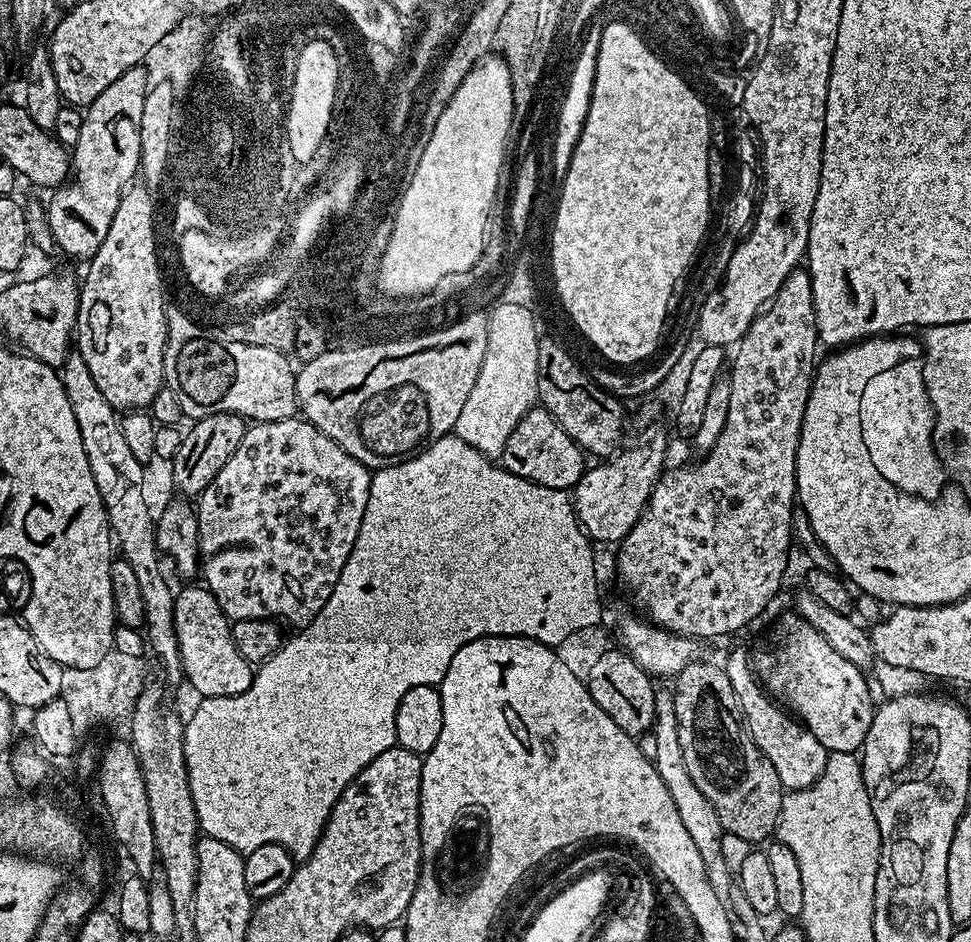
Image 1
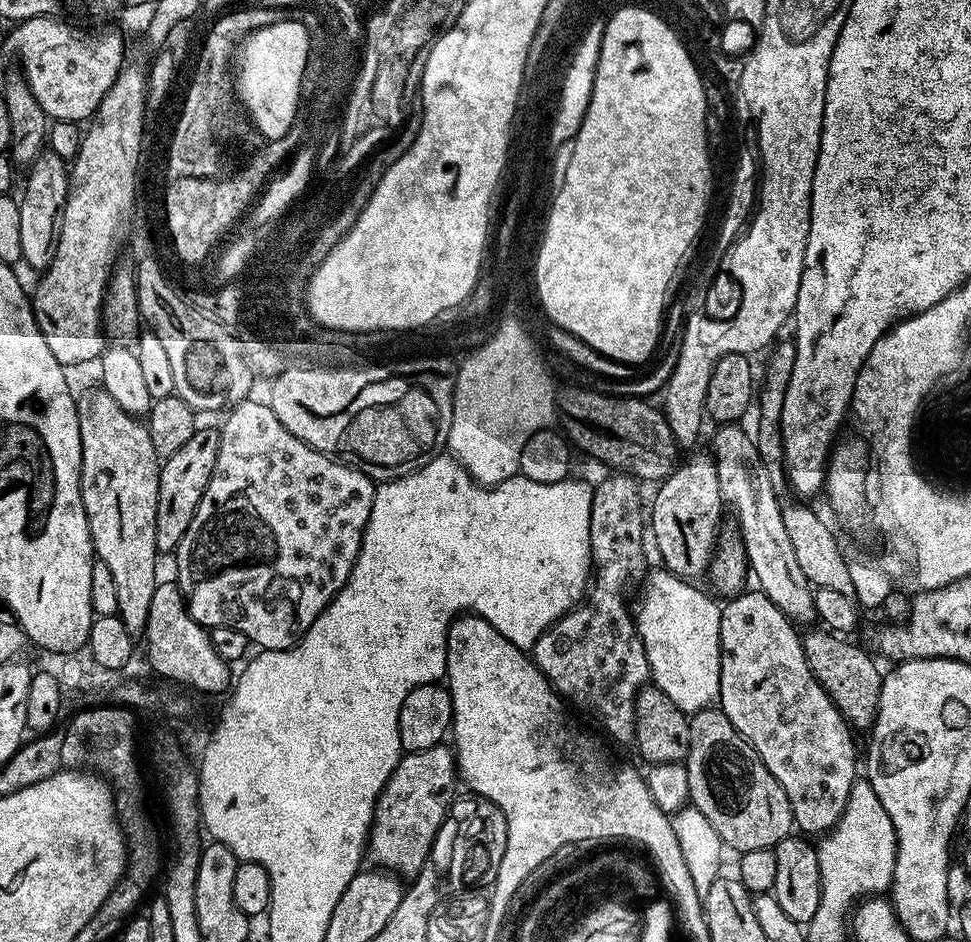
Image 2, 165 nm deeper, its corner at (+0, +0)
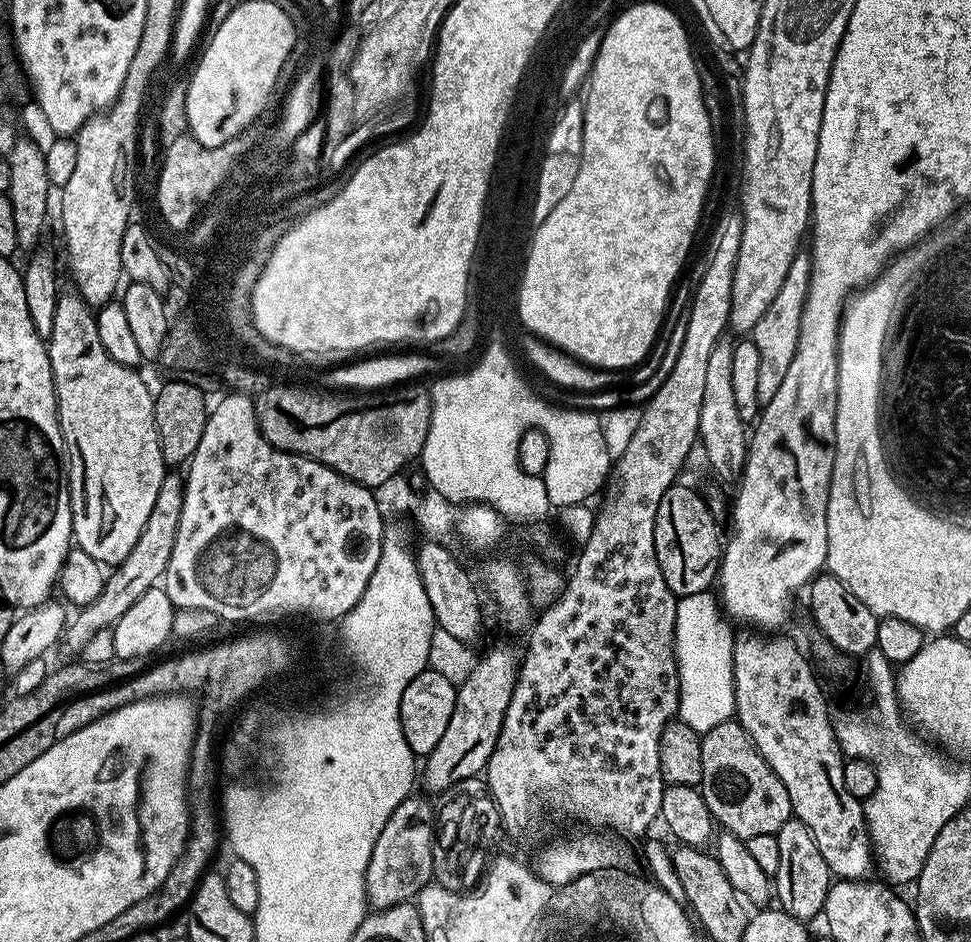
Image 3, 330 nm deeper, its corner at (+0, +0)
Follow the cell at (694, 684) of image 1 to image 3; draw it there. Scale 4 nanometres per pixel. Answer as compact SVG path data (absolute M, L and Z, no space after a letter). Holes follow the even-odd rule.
M731 718L715 726L714 729L701 735L700 745L702 746L702 778L698 787L713 821L723 831L734 834L743 841L754 838L757 834L775 836L776 831L787 820L793 819L790 794L786 794L786 786L782 786L778 774L774 774L774 770L764 761L762 754L754 746L754 742L746 734L739 720Z

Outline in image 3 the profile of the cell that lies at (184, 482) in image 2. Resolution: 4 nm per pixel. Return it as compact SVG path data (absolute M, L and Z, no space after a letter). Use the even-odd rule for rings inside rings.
M165 475L162 482L162 490L158 490L158 499L154 501L154 507L150 509L150 519L146 521L146 530L138 534L138 542L134 542L134 550L126 554L122 563L115 565L107 573L102 594L94 598L86 607L79 609L76 617L67 621L62 637L62 648L72 654L79 654L84 649L86 642L90 642L93 634L98 630L111 628L146 594L146 590L157 587L163 581L164 571L170 562L170 554L174 554L174 538L178 538L178 522L182 520L182 502L184 501L185 477Z

